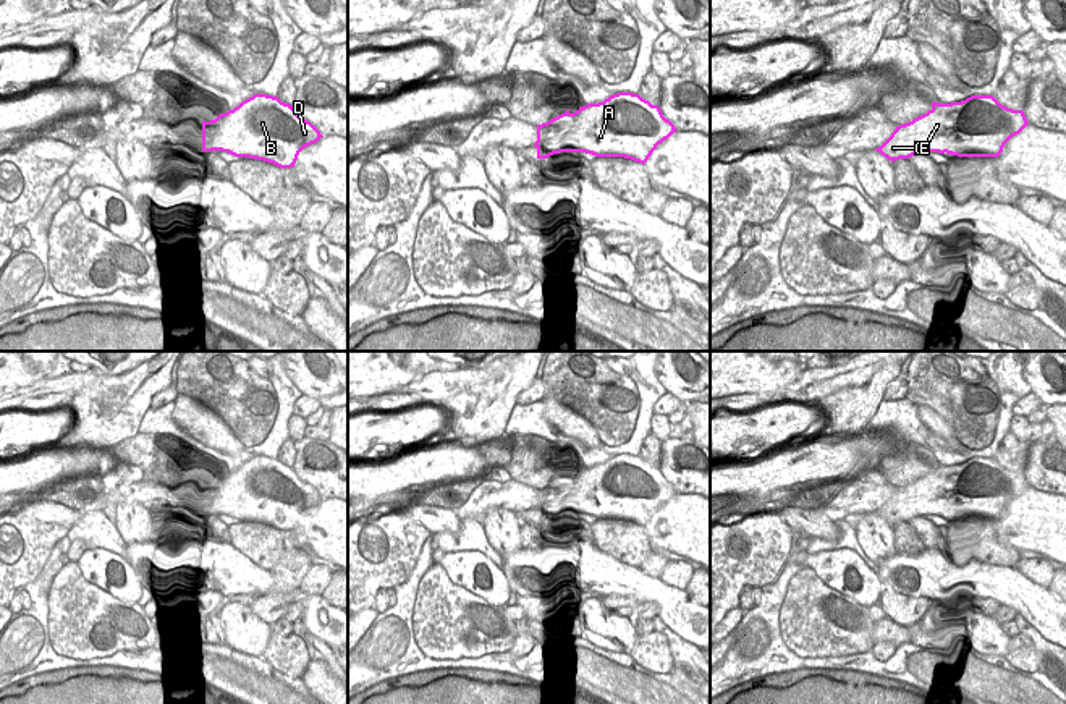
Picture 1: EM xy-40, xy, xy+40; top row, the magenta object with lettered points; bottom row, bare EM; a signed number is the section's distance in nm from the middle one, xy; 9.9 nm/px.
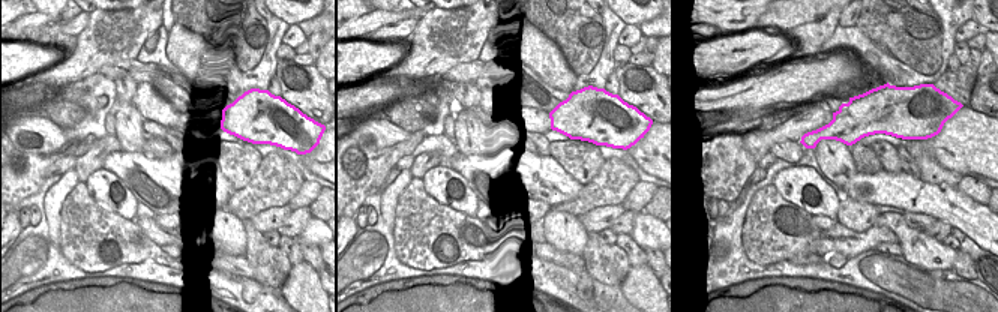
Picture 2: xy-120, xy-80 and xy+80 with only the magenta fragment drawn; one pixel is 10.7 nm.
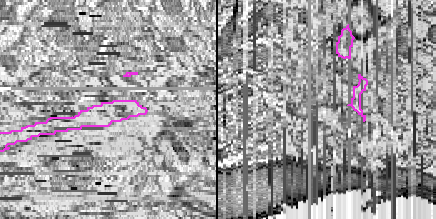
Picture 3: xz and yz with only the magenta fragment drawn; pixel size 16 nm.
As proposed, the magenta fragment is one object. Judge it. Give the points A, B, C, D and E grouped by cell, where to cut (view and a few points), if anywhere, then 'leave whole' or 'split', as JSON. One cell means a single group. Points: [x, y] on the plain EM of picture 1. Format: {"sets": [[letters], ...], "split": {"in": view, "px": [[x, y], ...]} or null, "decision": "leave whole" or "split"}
{"sets": [["A", "B", "C", "D", "E"]], "split": null, "decision": "leave whole"}

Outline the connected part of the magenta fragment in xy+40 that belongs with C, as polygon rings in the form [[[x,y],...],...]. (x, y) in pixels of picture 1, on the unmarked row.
[[[971,458],[938,466],[909,486],[896,489],[875,513],[888,523],[922,515],[958,520],[998,520],[1005,507],[1029,487],[1022,473],[1001,468],[993,458]]]

